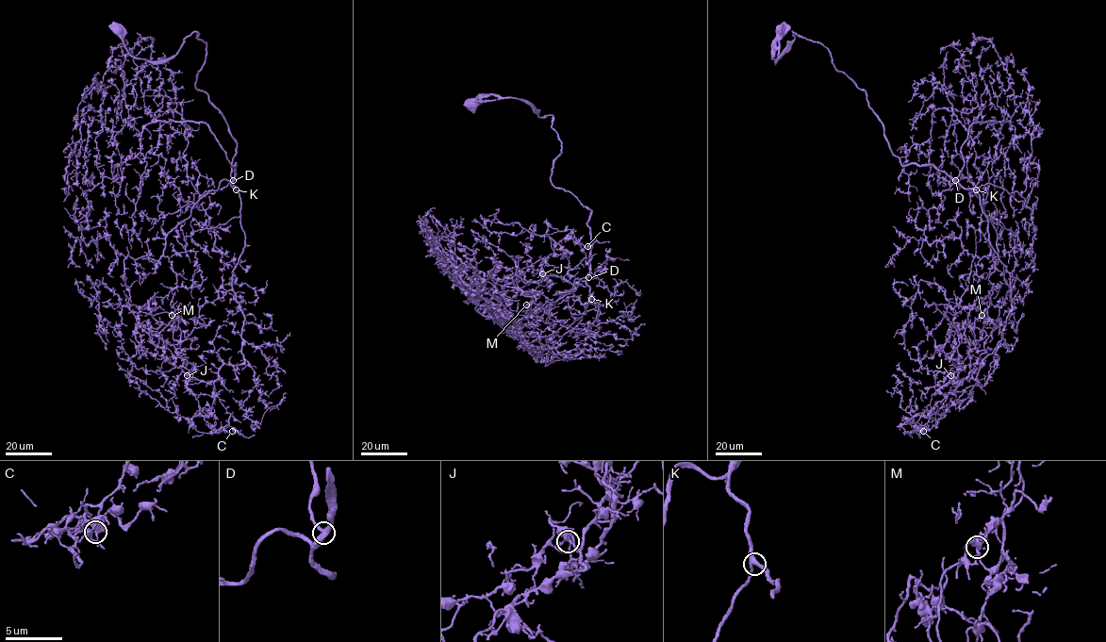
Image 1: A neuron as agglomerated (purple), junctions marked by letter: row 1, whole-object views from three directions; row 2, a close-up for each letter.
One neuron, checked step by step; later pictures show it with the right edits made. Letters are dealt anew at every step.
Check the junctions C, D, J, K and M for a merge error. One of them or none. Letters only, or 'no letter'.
M

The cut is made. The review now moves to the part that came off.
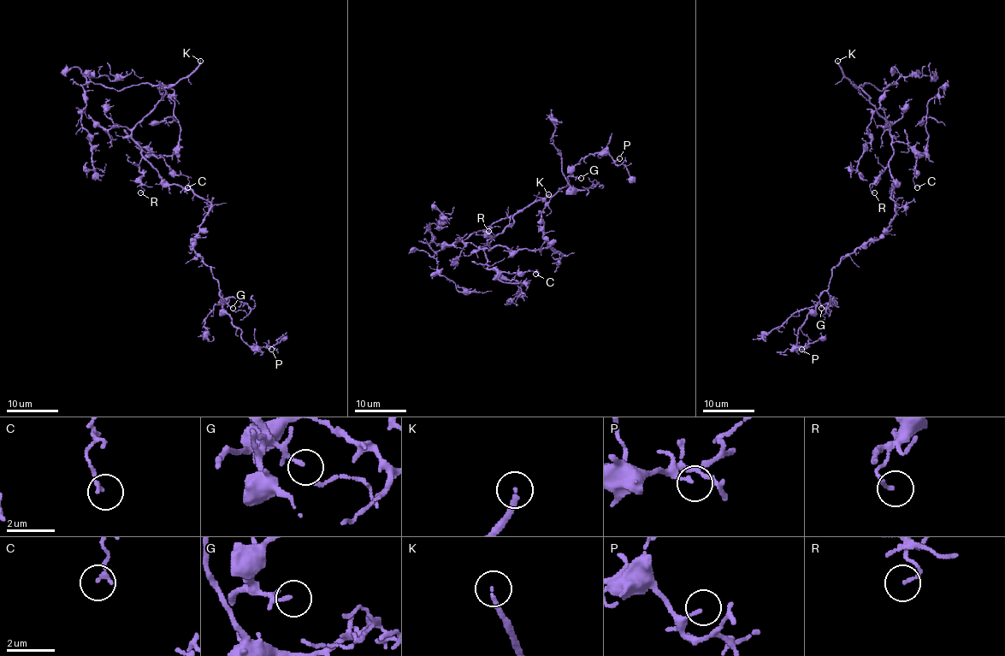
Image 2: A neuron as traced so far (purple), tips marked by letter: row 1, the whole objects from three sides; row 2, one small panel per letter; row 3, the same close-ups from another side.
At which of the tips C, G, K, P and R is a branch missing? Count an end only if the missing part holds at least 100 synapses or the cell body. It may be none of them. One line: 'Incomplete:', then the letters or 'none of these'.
Incomplete: K

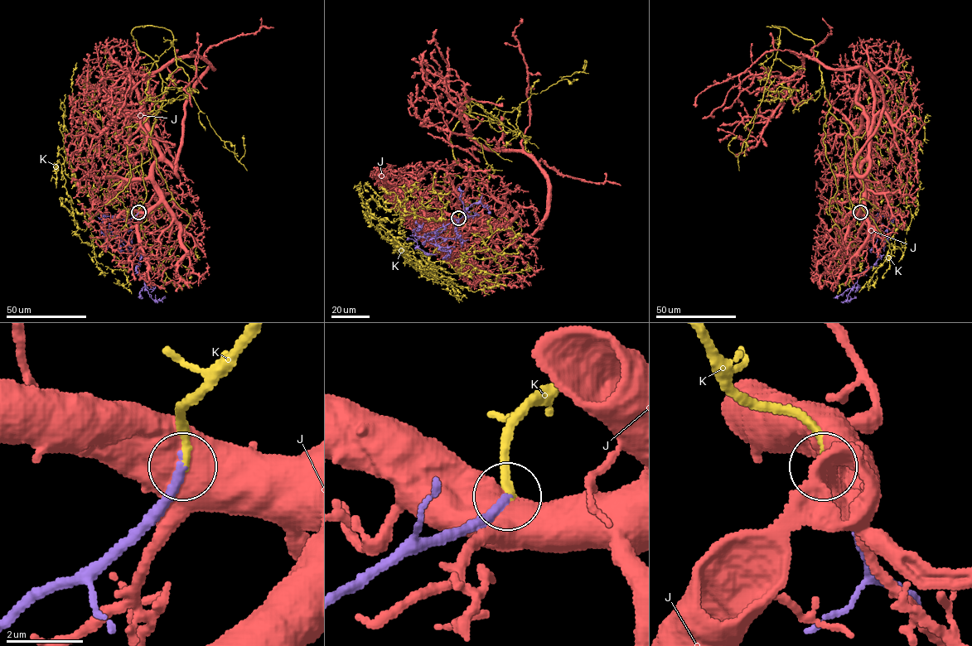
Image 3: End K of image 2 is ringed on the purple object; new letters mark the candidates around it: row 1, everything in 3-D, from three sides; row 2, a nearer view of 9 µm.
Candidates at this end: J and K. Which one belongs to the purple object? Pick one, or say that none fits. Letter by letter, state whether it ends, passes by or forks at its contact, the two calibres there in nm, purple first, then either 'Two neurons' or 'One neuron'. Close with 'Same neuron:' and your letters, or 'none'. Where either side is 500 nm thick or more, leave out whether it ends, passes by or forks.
J: Thickness 320 nm (purple) against 650 nm. Two neurons
K: It ends there. Thickness 200 nm (purple) against 190 nm. One neuron
Same neuron: K

